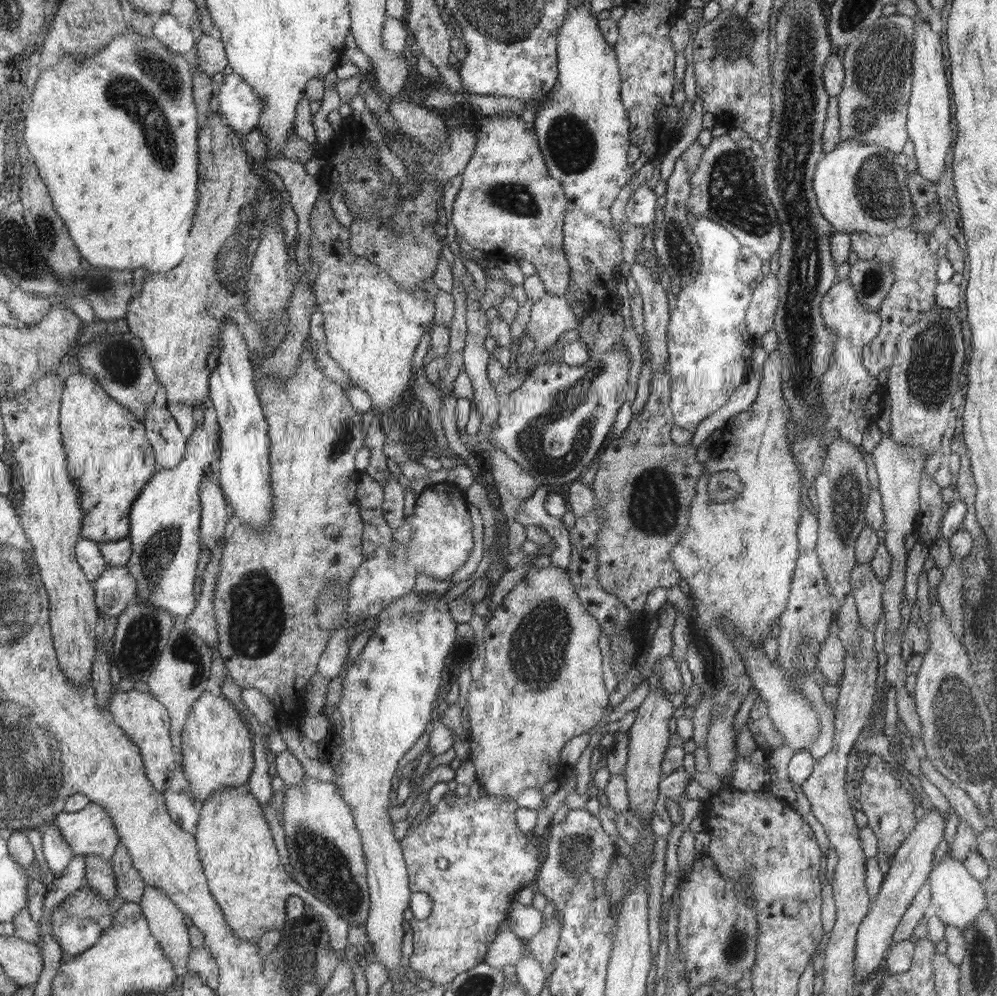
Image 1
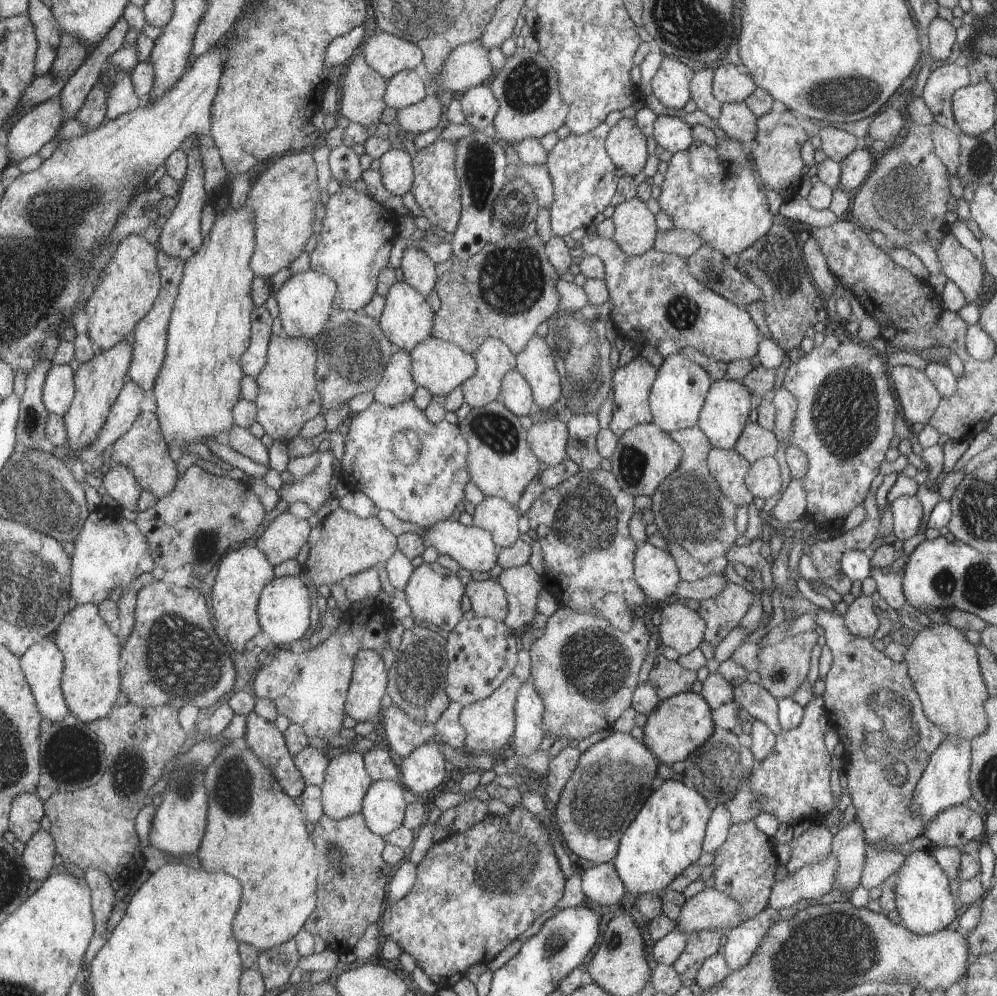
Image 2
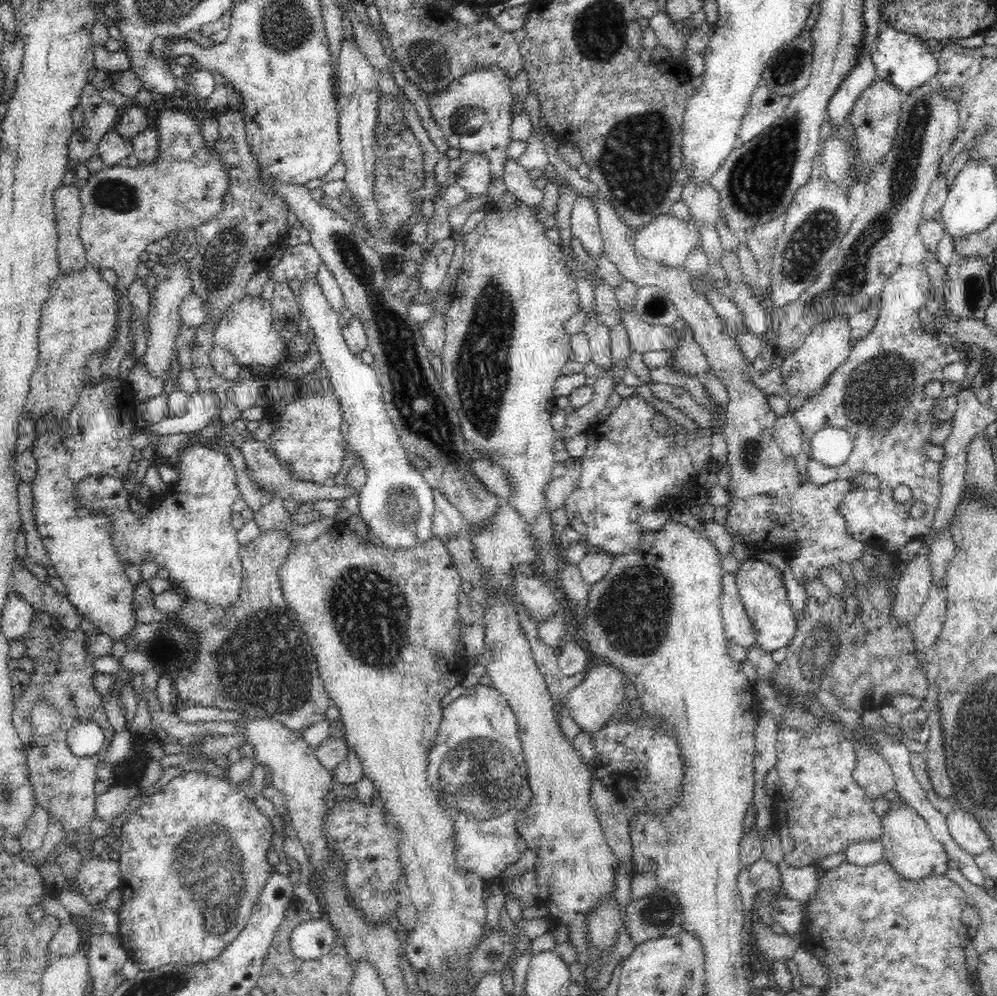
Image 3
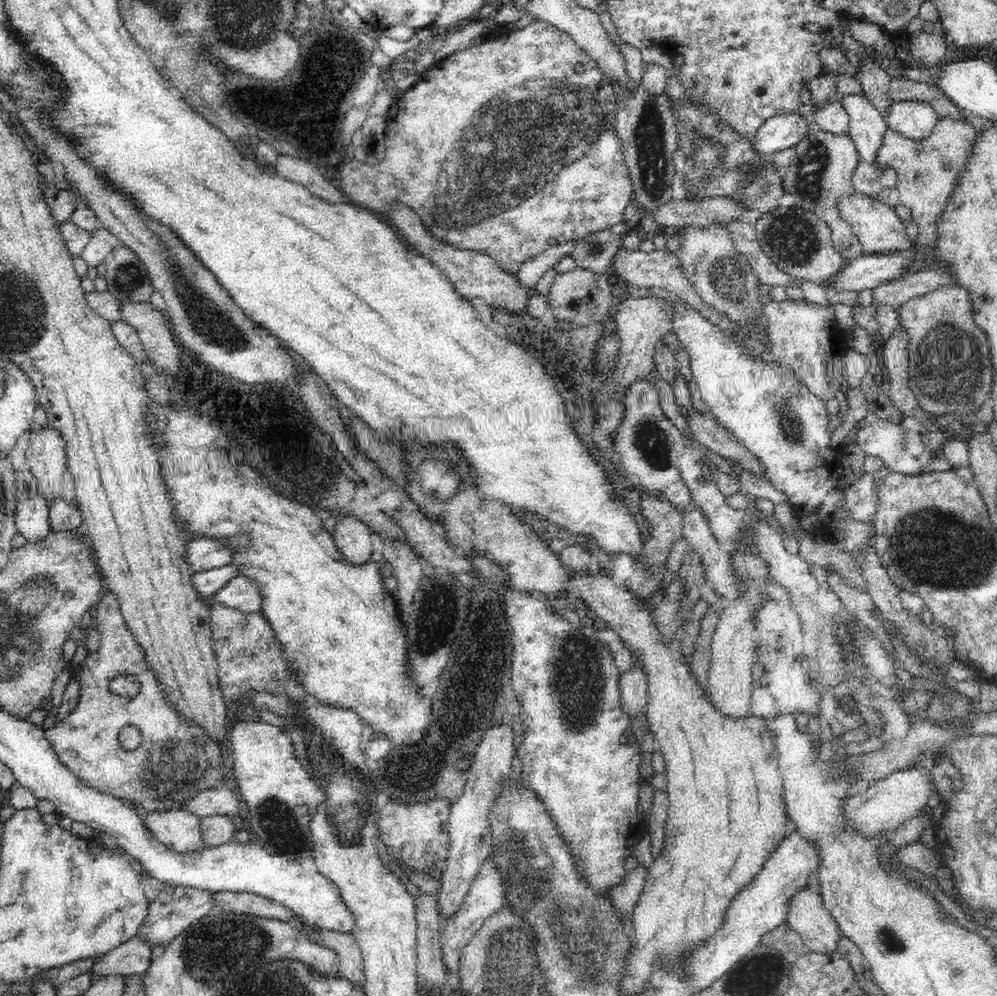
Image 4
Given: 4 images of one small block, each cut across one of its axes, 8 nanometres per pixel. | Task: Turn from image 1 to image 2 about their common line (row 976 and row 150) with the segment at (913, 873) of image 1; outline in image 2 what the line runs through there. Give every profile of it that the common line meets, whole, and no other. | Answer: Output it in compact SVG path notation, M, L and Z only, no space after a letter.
M866 143L851 152L840 162L841 175L839 176L839 186L844 192L850 193L856 190L860 184L867 180L867 176L874 170L874 158L866 150Z

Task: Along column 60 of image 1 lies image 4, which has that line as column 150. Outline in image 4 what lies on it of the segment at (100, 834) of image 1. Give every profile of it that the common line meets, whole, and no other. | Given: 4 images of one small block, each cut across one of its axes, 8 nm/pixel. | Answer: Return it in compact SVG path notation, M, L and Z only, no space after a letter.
M183 808L147 813L143 823L158 842L179 853L206 848L201 819Z

